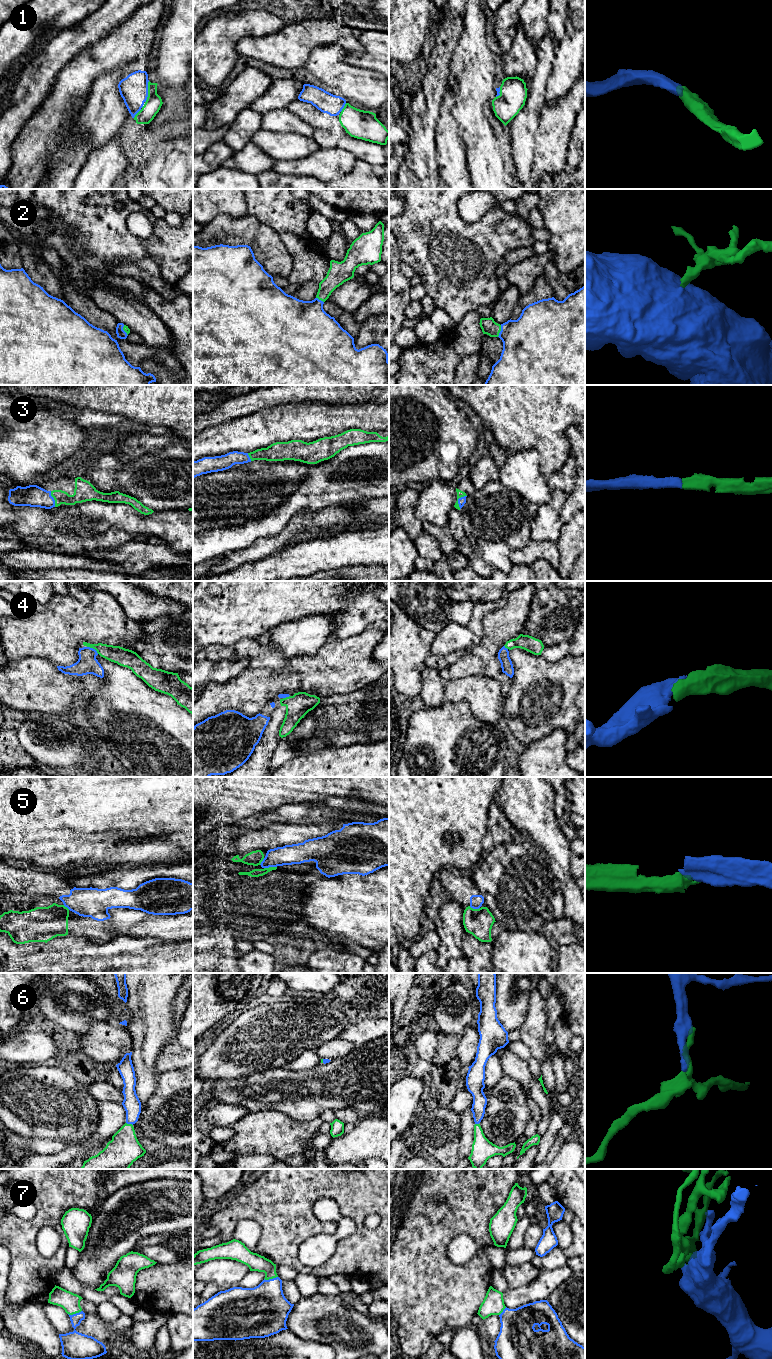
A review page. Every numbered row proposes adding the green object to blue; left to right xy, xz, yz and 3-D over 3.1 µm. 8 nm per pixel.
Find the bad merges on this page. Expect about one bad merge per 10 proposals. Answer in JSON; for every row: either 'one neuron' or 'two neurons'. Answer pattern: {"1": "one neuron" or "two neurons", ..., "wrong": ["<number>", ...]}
{"1": "one neuron", "2": "one neuron", "3": "one neuron", "4": "one neuron", "5": "two neurons", "6": "one neuron", "7": "one neuron", "wrong": ["5"]}

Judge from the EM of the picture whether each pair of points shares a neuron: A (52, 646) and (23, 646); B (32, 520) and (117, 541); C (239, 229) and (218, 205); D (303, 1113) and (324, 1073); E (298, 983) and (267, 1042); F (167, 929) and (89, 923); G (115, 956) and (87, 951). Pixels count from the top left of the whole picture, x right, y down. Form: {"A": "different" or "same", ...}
{"A": "same", "B": "same", "C": "different", "D": "same", "E": "different", "F": "same", "G": "same"}

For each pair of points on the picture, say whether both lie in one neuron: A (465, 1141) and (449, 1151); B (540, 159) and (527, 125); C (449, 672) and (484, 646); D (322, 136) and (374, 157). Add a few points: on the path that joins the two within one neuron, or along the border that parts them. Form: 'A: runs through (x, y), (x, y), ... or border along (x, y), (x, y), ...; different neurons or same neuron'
A: border along (461, 1122), (459, 1157); different neurons
B: border along (539, 121), (531, 167); different neurons
C: runs through (458, 669), (463, 667), (475, 655); same neuron
D: runs through (335, 140), (343, 140), (361, 149); same neuron

